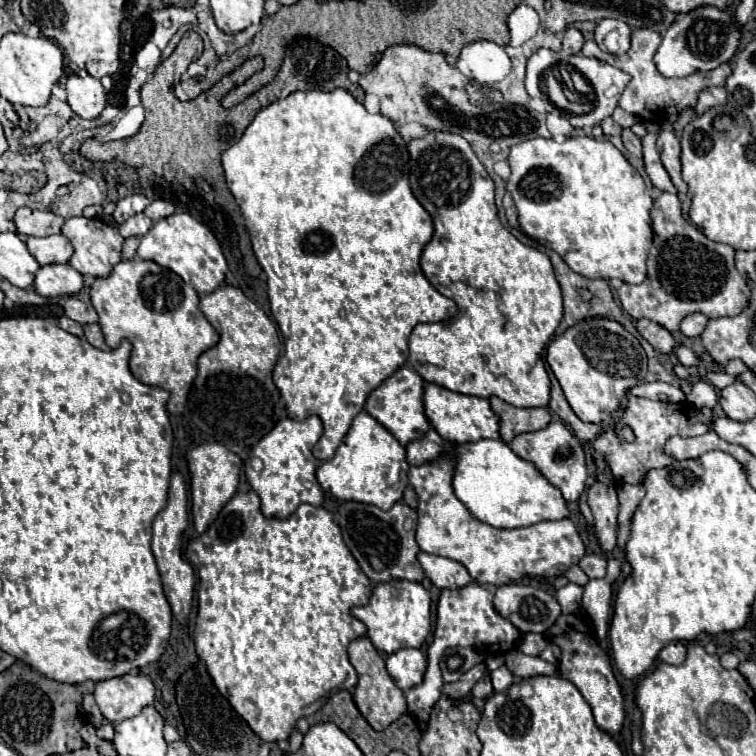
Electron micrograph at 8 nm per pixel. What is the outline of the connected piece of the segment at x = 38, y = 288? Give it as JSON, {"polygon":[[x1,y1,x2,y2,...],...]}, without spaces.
{"polygon":[[69,264,41,266,35,274,35,292,47,298,77,294,83,288,83,276]]}

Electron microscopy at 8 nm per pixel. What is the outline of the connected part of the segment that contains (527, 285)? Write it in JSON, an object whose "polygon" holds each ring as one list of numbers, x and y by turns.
{"polygon":[[427,132,425,138,409,142,409,152,411,190,435,224,435,234,421,256,421,268,427,280,459,306,457,316,447,322,417,324,413,328,409,336,411,368,425,382,439,384,459,394,479,398,497,396,519,408,547,406,551,382,543,364,543,350,563,318,563,296,549,256,521,244,507,228,503,228,493,200,493,180,463,136]]}

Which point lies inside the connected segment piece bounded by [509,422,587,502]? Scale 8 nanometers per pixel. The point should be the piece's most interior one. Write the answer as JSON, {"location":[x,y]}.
{"location":[557,454]}

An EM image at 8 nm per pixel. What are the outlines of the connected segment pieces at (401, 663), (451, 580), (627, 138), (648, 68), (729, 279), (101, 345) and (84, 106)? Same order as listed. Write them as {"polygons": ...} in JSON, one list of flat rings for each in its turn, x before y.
{"polygons":[[[403,648,391,654,387,660,389,676,395,680,395,684,401,690,409,690,423,682,423,674,427,668,427,658,421,650,415,648]],[[421,552,419,564,421,564,425,576,437,588,463,588,465,584,469,584,473,580,463,564,449,560,449,558,443,558,443,556]],[[629,128,623,130,621,138,623,138,623,144,625,144,627,152,629,152,631,156,635,156,635,158,641,158,641,138,637,138]],[[635,28,633,34,631,34,631,48,621,54,621,56,615,56,615,54,609,54,609,52,601,52,599,46,595,42,585,42,581,54,585,56,593,56,597,60,603,60,611,66,617,66,621,68,623,72,631,74,631,82,629,86,625,88,621,100,619,100,619,106,629,112,629,114,635,114,639,120,643,122,665,122,671,114,679,114,683,108,691,106,695,108,697,104,697,96,699,92,703,92,705,88,711,88,711,86,723,86,727,76,731,74,731,66,729,64,721,64,719,68,715,70,709,70,709,72,695,72,687,78,665,78,659,74,659,70,655,68,655,62,653,62,653,56,655,56,655,50,661,42,661,36,655,32,655,30,649,30,649,28]],[[663,192,651,208,653,248,647,260,647,278,643,284,621,284,617,296,623,310,633,318,647,318,669,332,679,330,679,322,695,312,709,318,737,316,749,304,751,288,735,268,735,250,727,244,709,240,697,226,689,224,681,214,681,202,675,194]],[[85,324,85,338,91,346,99,348,99,350,109,350,109,346,105,344,105,338,103,338,103,332,99,328,99,324]],[[71,74,67,78,65,89,69,94,67,104,81,118,87,118,87,120,97,118,107,104,105,90,103,90,101,82,93,76,81,78,77,74]]]}

